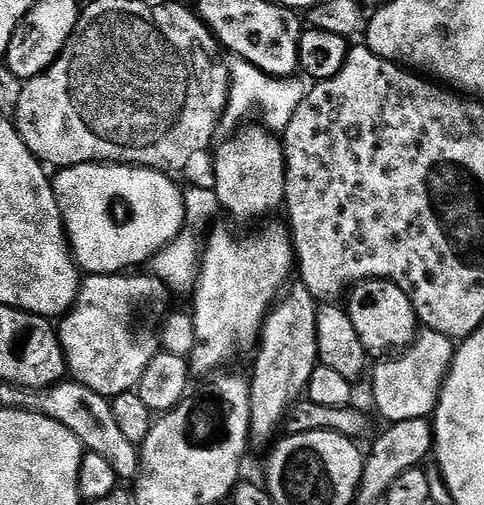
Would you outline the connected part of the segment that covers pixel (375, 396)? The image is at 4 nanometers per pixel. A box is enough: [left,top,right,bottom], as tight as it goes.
[371,328,455,424]

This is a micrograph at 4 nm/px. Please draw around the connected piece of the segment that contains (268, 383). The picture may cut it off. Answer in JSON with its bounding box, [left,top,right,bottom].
[250,282,320,444]

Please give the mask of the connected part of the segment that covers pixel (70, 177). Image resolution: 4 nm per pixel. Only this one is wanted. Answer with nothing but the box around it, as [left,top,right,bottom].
[51,164,184,273]

